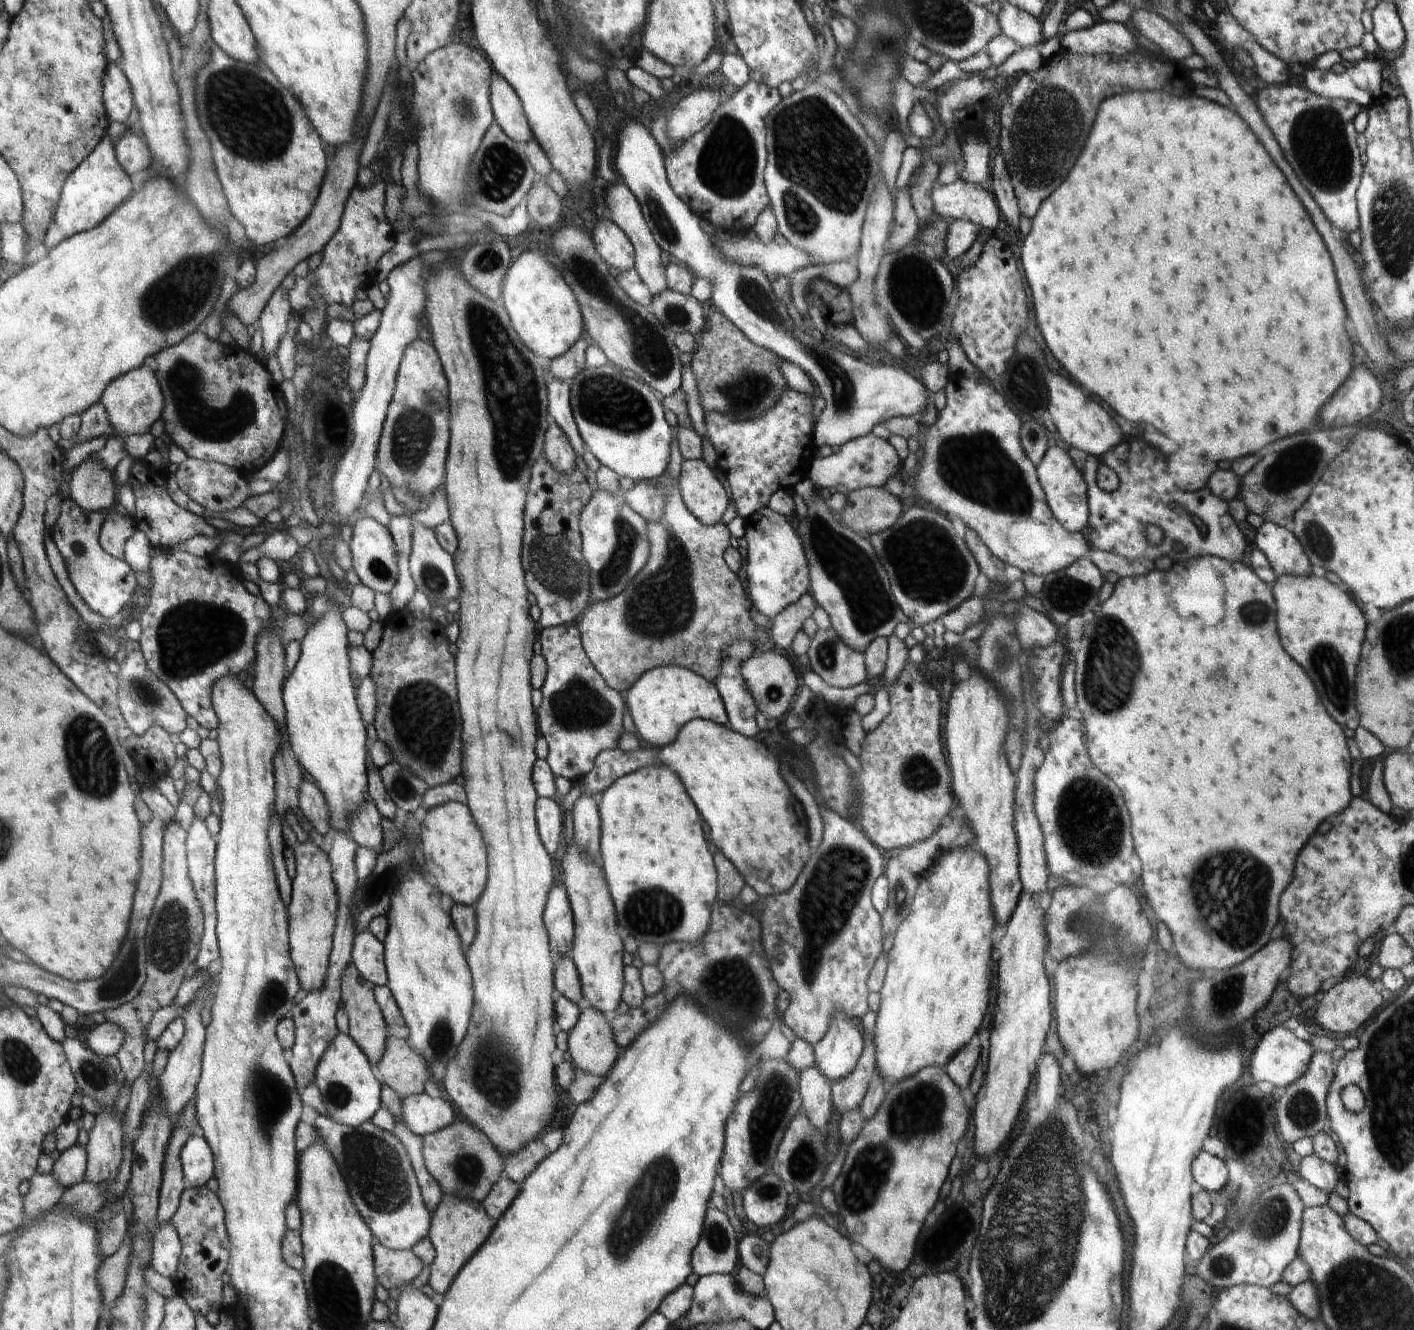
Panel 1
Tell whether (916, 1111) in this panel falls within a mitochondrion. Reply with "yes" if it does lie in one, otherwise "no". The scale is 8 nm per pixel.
yes

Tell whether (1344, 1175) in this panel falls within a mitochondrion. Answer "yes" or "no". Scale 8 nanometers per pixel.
no

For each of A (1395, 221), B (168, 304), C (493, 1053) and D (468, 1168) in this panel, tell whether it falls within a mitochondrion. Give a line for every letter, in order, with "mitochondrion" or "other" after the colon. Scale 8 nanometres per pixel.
A: mitochondrion
B: mitochondrion
C: mitochondrion
D: mitochondrion

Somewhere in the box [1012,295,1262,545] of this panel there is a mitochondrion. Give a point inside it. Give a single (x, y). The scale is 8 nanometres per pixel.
(1033, 435)

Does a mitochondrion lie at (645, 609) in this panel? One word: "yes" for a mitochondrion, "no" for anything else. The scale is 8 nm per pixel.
yes

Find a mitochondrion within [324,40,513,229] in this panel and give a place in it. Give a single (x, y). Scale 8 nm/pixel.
(463, 111)

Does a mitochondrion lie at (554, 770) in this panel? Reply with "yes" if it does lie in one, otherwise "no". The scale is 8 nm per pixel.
no

